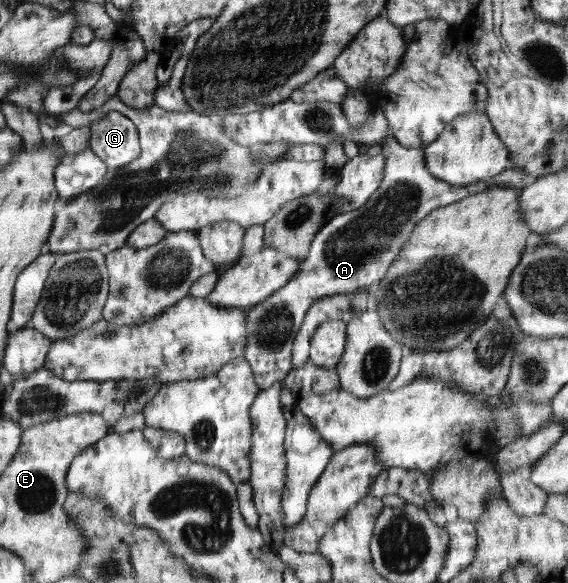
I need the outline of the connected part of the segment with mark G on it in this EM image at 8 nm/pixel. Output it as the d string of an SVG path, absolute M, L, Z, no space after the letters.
M109 111L89 125L89 148L107 171L124 168L139 157L139 136L135 125L118 112Z

